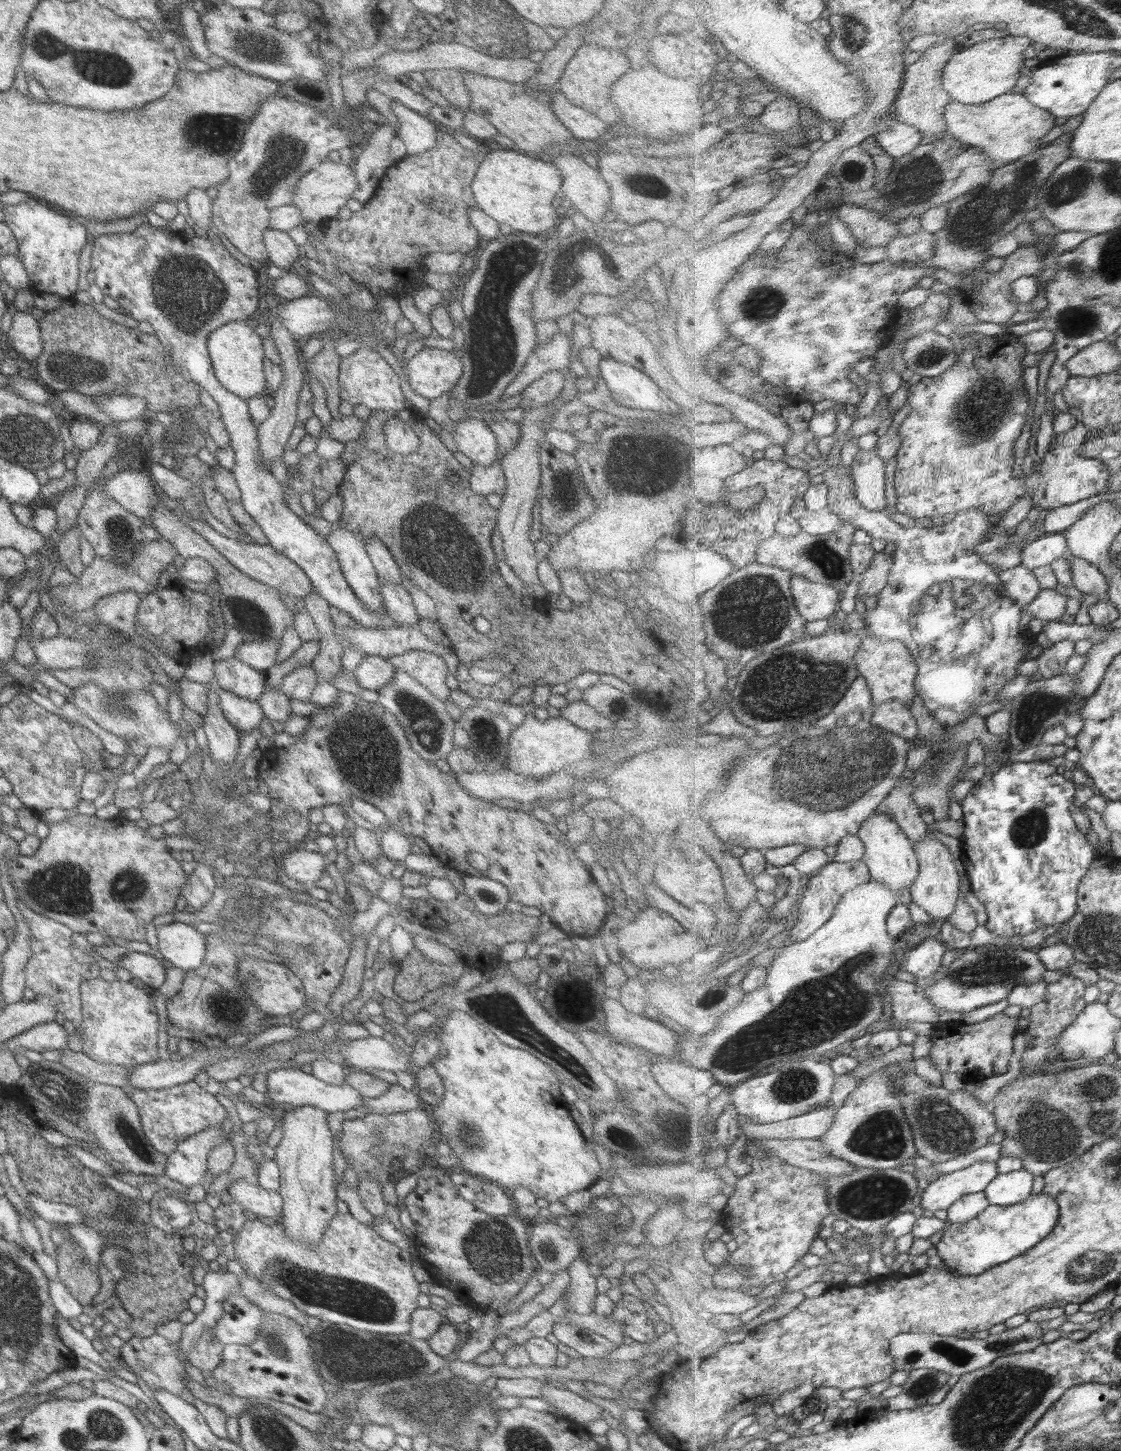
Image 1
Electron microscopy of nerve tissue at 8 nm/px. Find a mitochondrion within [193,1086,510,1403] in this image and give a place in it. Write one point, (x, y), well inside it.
(308, 1286)

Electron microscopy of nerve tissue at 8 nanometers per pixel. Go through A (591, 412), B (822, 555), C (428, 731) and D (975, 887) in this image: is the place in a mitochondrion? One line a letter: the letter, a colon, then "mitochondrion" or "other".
A: other
B: mitochondrion
C: mitochondrion
D: other

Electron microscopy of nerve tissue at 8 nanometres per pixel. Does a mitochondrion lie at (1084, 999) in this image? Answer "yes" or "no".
no

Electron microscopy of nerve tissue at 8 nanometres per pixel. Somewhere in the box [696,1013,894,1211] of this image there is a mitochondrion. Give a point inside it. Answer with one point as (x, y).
(793, 1084)

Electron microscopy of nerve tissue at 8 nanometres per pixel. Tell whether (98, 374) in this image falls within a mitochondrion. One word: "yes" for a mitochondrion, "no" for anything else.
no

